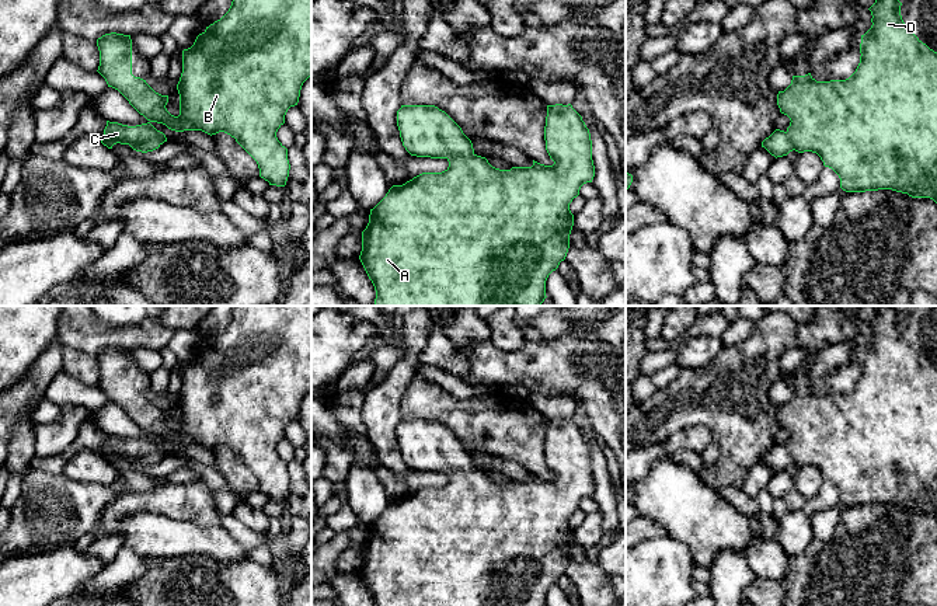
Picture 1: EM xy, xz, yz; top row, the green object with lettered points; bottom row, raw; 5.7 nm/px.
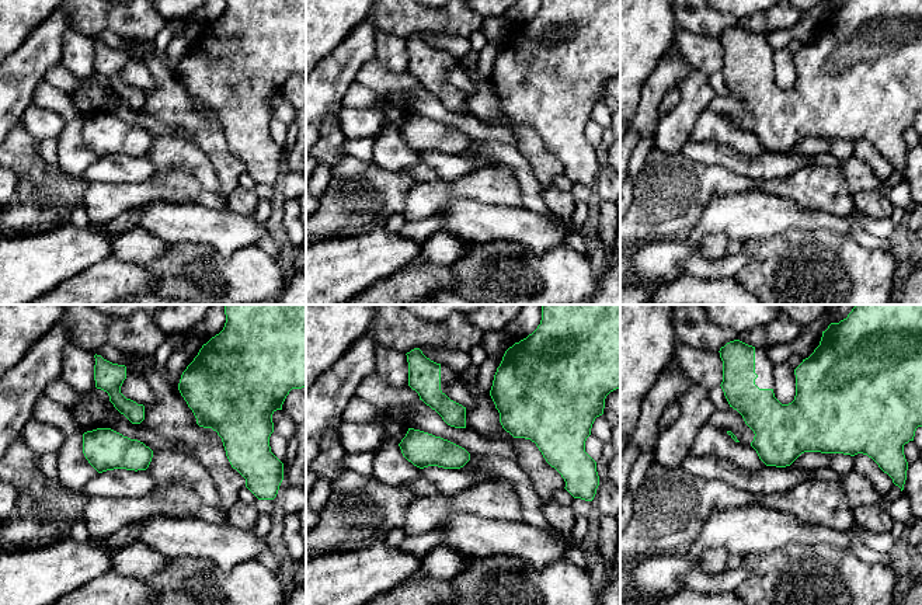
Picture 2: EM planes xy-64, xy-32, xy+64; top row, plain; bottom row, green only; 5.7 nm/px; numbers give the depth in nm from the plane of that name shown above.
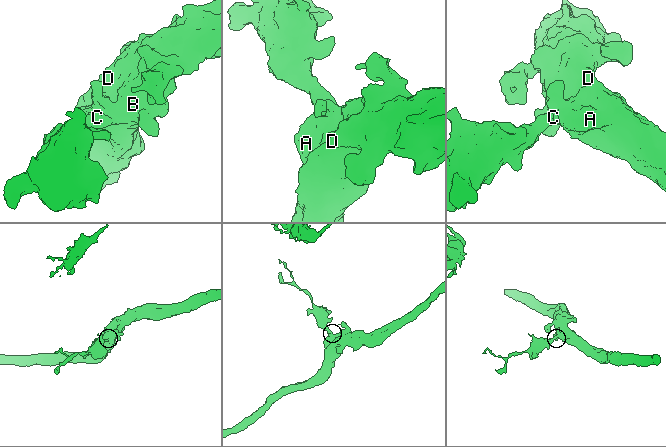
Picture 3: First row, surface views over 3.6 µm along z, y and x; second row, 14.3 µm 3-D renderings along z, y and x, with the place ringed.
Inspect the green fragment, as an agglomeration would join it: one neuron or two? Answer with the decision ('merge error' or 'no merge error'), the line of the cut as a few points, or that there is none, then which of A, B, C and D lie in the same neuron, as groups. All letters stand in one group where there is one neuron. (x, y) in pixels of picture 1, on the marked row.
no merge error | no cut | A B C D

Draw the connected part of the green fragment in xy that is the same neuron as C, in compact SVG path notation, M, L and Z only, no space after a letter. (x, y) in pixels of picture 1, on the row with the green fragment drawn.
M233 0L229 11L199 34L194 45L182 50L182 73L177 84L180 115L171 115L166 105L168 95L156 93L146 80L132 74L130 35L105 34L97 39L100 50L98 73L108 87L118 90L129 104L149 122L128 126L107 121L101 143L108 149L114 144L129 144L133 150L147 153L159 149L167 137L151 123L163 123L175 132L202 130L208 135L224 132L257 161L259 177L269 185L285 187L290 164L288 149L278 140L276 132L285 123L290 107L297 105L303 83L311 76L311 0Z

